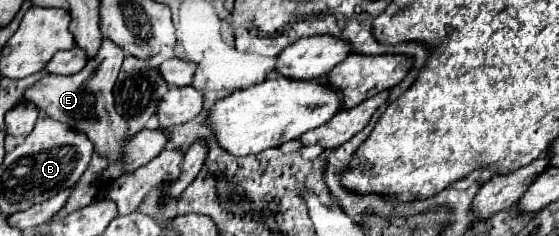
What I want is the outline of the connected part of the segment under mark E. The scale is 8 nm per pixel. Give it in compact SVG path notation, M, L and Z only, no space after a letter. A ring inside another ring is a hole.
M110 39L102 43L102 51L98 51L98 59L88 63L76 75L44 75L34 87L24 91L24 101L32 103L40 113L70 125L72 129L84 133L96 147L100 155L106 155L110 163L120 159L120 153L126 147L126 121L114 109L114 83L124 59L124 51L116 47Z

